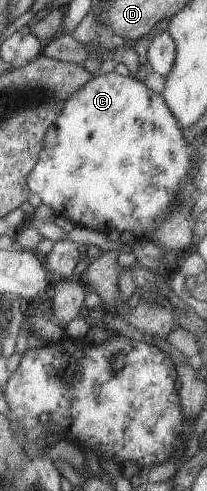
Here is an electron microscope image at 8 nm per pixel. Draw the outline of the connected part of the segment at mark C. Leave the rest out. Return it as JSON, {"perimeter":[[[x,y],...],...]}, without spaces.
{"perimeter":[[[102,73],[90,78],[80,89],[77,89],[65,102],[62,103],[62,109],[57,118],[49,125],[45,131],[42,140],[42,149],[38,154],[37,162],[30,170],[26,178],[26,187],[30,194],[40,198],[42,204],[53,209],[56,216],[61,216],[70,220],[74,225],[93,229],[97,232],[109,234],[111,231],[131,231],[133,237],[147,239],[150,231],[160,224],[165,216],[168,216],[168,206],[174,200],[178,186],[188,177],[190,169],[190,153],[187,153],[189,145],[183,140],[181,129],[174,121],[173,115],[165,106],[159,93],[149,90],[141,80],[134,76],[128,75],[123,77],[117,73]]]}

